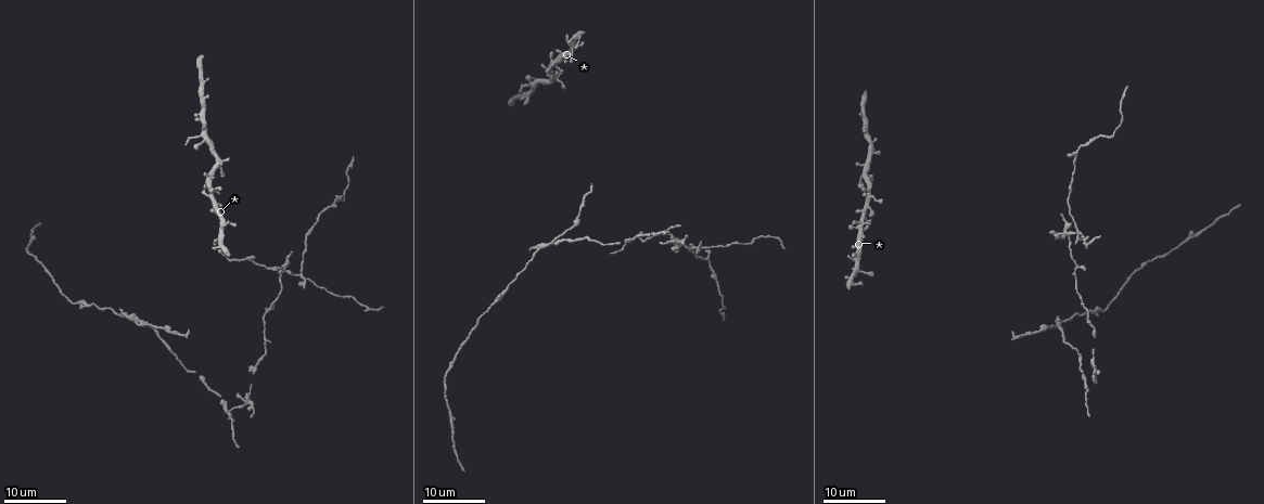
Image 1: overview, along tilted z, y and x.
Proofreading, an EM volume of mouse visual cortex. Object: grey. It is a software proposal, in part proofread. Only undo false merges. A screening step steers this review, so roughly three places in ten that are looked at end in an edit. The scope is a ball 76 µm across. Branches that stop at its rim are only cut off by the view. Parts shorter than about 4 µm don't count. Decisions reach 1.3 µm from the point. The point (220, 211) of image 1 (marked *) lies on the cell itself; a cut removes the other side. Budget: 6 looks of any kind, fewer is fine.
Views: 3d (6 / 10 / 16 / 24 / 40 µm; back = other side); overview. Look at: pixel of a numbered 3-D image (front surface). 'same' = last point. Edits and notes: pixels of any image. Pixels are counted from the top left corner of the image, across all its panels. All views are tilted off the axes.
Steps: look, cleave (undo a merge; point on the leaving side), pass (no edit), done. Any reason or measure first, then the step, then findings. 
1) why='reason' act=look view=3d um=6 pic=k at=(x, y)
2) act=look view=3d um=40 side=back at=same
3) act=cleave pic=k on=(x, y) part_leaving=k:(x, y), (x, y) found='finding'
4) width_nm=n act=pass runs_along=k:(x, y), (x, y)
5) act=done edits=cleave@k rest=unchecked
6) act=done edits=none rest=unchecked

why='four or more arms meet' act=look view=3d um=24 pic=1 at=(217, 163)

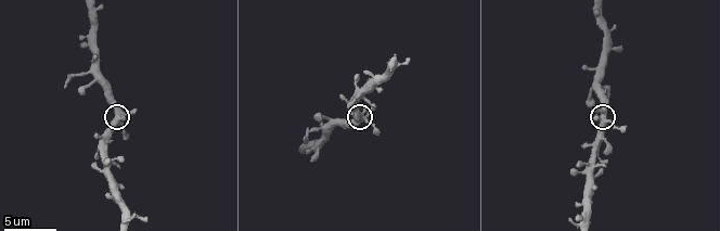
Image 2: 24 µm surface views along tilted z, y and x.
why='zoom in' act=look view=3d um=10 pic=2 at=(604, 116)

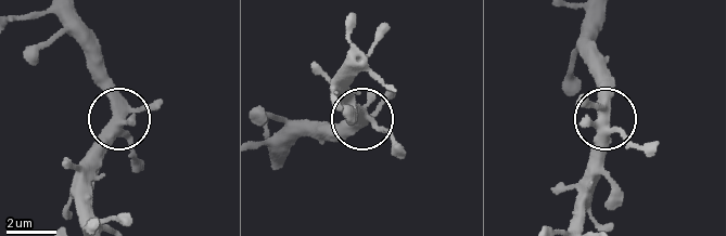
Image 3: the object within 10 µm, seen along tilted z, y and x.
side_arm_um=20 arms=5 act=pass found='one cell here'

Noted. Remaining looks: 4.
why='side arm on a straight run' act=look view=3d um=16 pic=1 at=(540, 249)

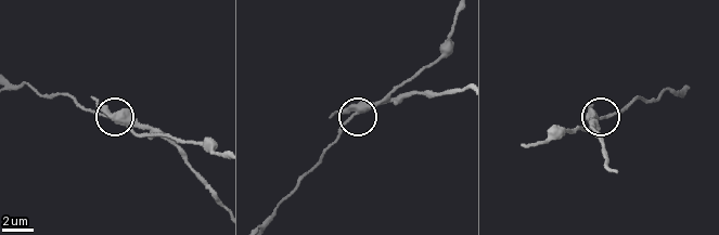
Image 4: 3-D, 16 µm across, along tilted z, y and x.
act=look view=3d um=10 pic=4 at=(353, 115)

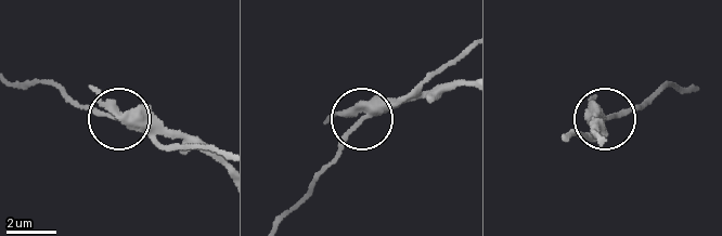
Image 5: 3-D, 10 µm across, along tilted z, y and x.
act=look view=3d um=6 pic=5 at=(361, 123)

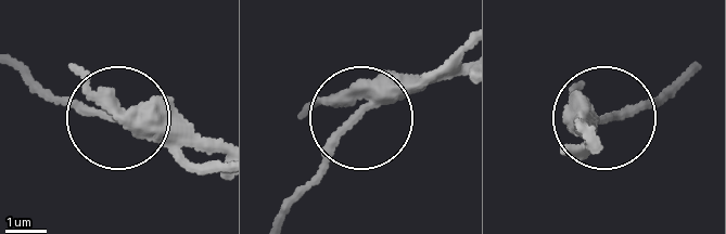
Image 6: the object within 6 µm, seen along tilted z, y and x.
act=cleave pic=6 on=(202, 171) part_leaving=6:(151, 130), (21, 72) found='two cells meet here'

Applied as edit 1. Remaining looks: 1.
act=done edits=cleave@6 rest=unchecked

